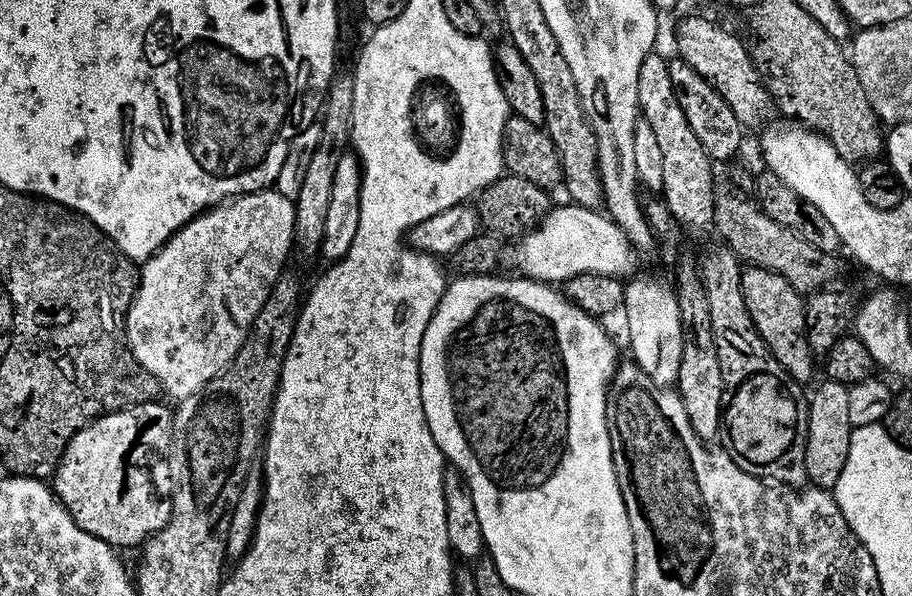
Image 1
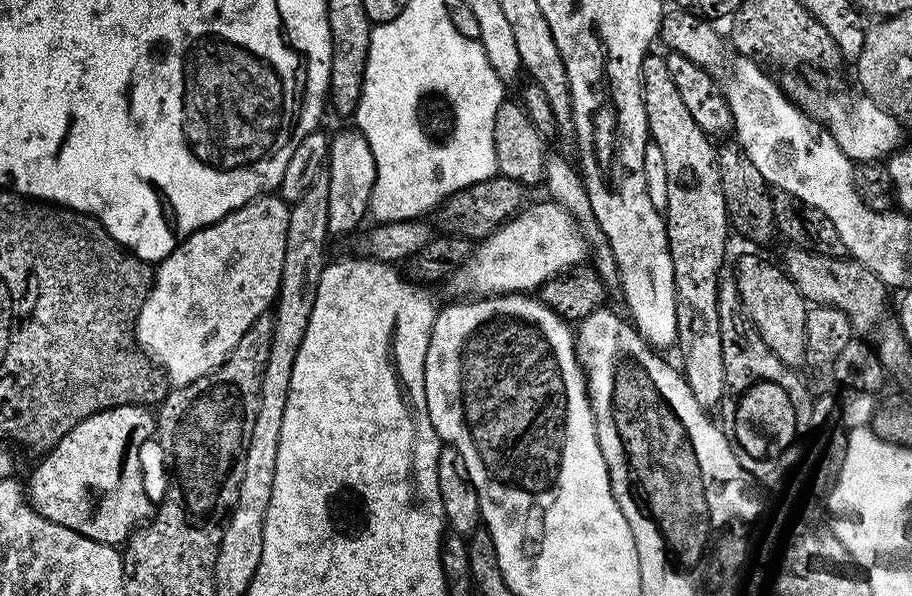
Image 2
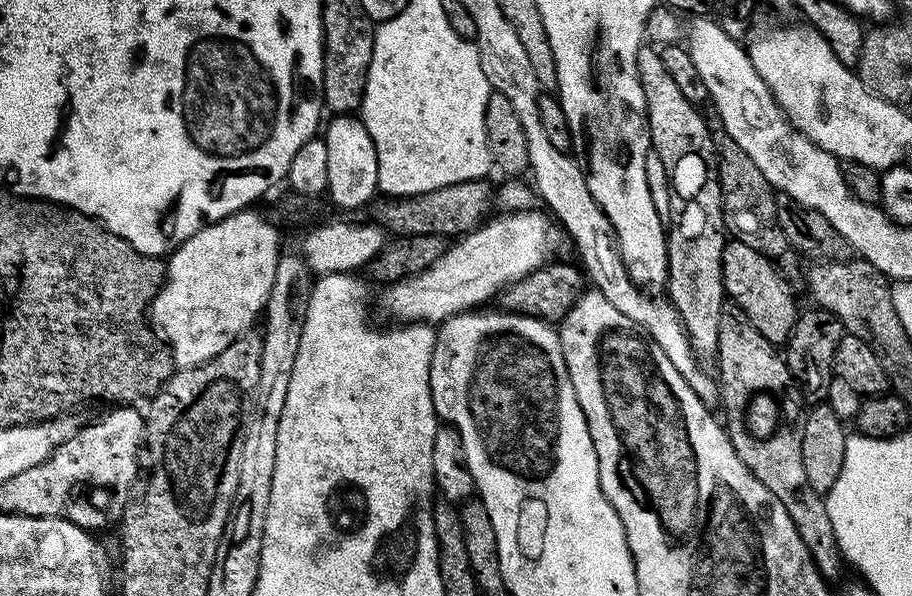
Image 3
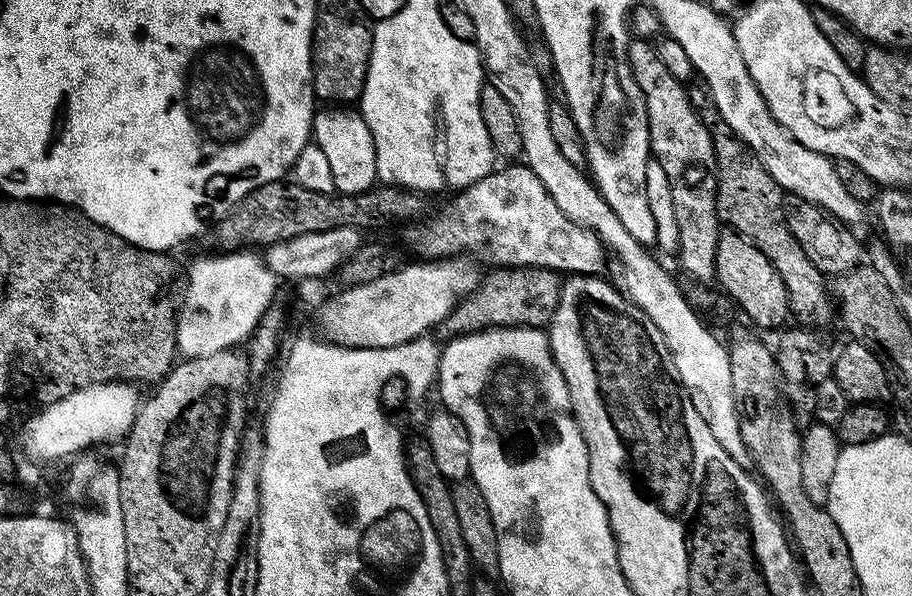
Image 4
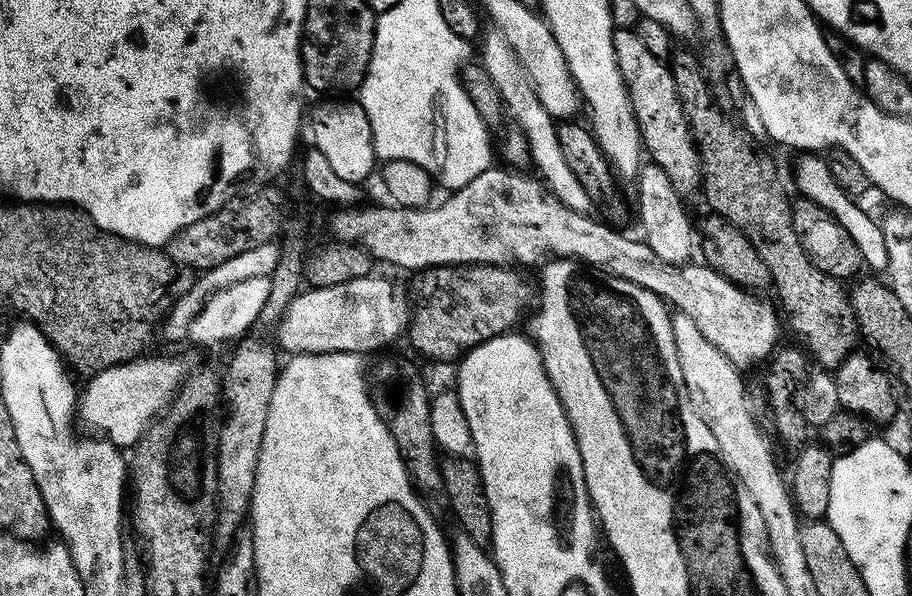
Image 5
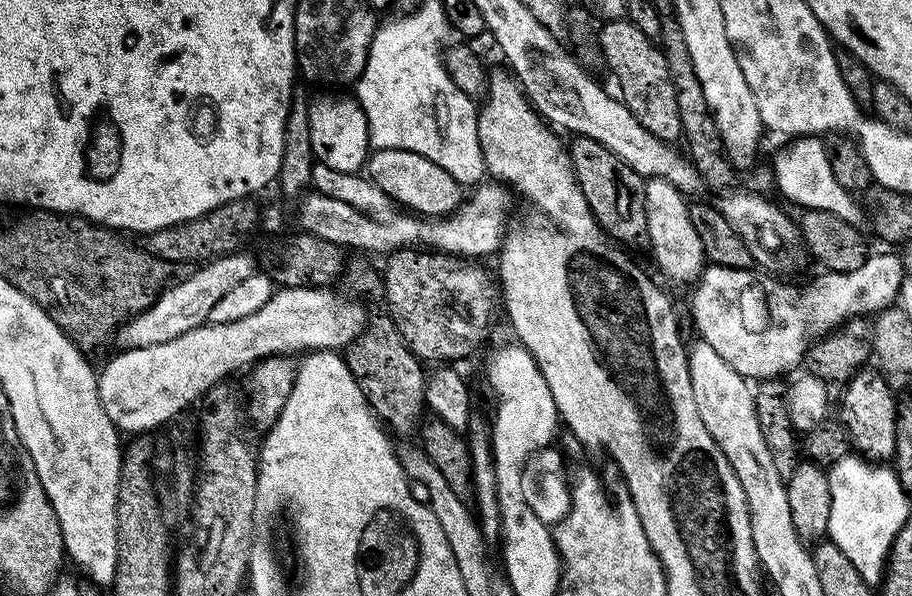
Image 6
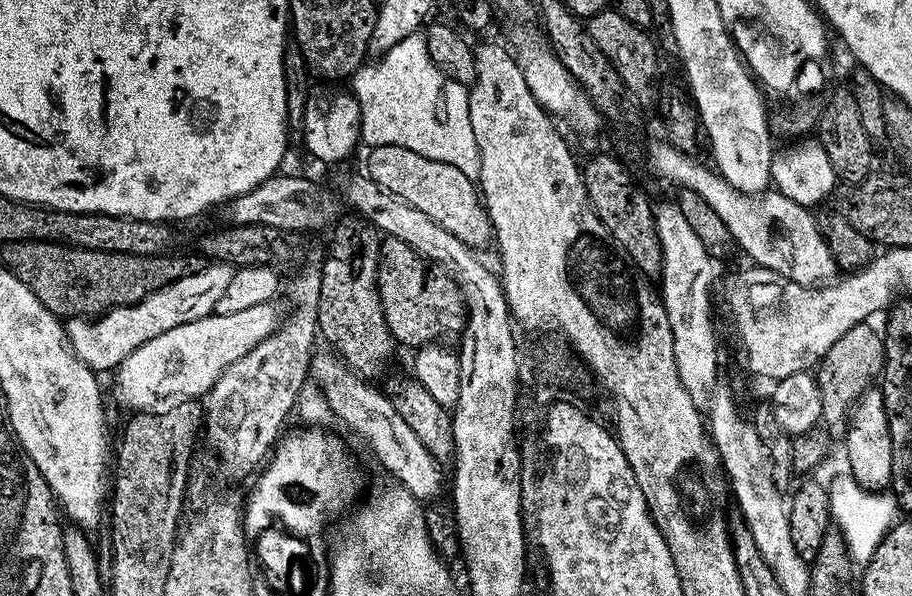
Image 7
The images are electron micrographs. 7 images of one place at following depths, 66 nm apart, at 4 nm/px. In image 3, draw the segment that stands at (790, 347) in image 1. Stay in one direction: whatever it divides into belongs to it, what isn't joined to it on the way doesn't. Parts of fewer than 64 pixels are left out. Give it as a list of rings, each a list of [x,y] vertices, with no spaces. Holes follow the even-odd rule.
[[[738,238],[727,241],[721,258],[722,282],[727,297],[739,305],[767,341],[780,346],[787,343],[791,336],[800,310],[796,308],[796,300],[787,280],[776,267],[775,261]]]

